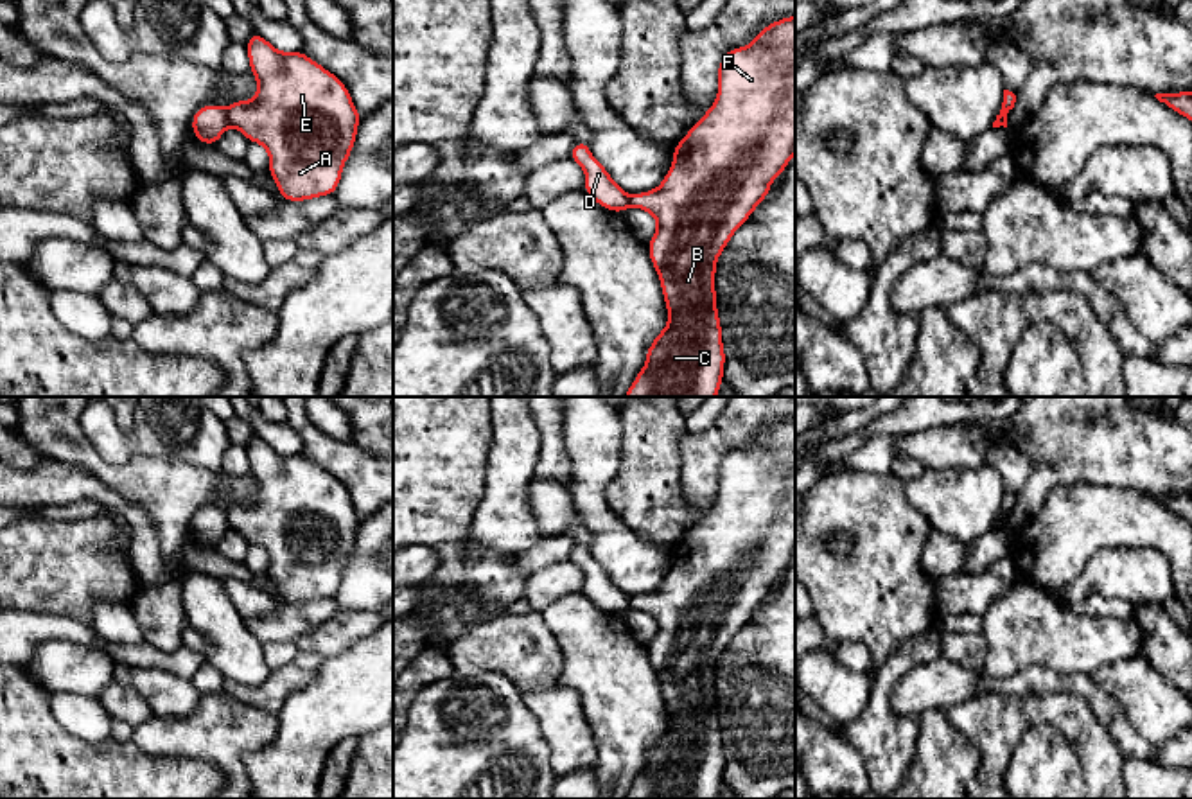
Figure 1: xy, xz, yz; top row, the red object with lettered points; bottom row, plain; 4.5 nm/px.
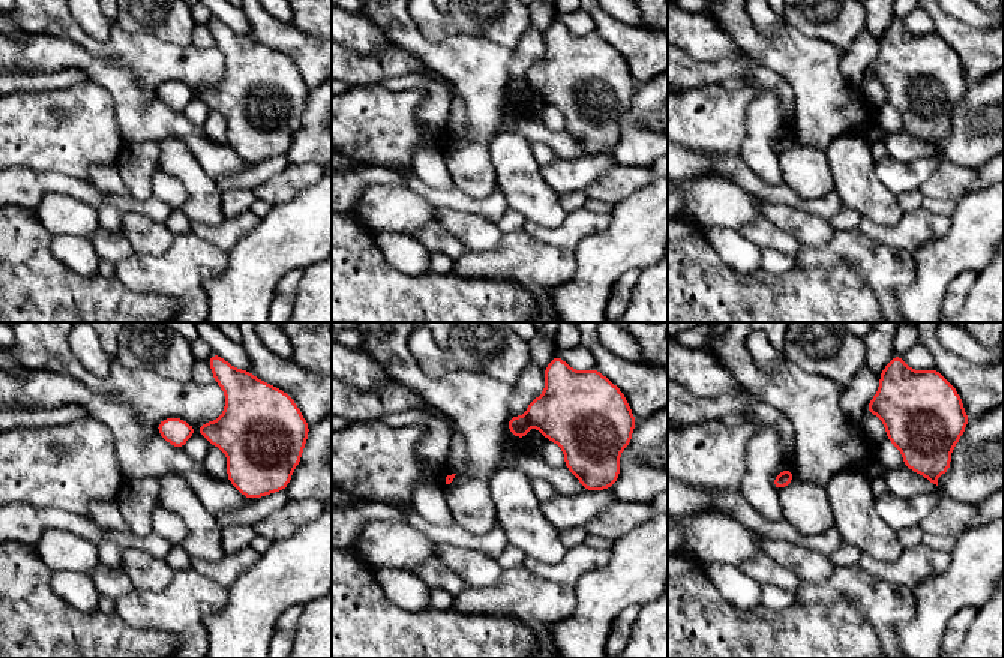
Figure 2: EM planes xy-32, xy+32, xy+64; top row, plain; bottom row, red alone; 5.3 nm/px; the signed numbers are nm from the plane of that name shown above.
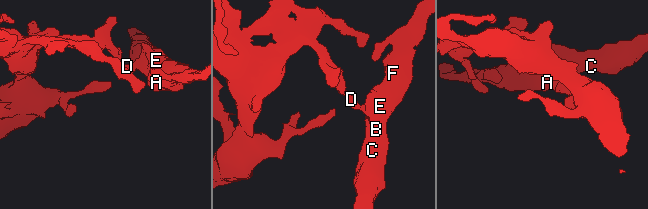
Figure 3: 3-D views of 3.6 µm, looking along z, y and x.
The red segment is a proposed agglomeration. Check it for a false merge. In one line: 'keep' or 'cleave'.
cleave

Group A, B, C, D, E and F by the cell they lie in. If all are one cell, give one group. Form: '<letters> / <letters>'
A B C E F / D

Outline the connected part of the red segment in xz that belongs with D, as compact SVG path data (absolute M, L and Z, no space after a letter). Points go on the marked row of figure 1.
M574 142L569 158L585 172L583 190L603 208L623 214L630 196L610 178L610 172L592 156L587 142Z

